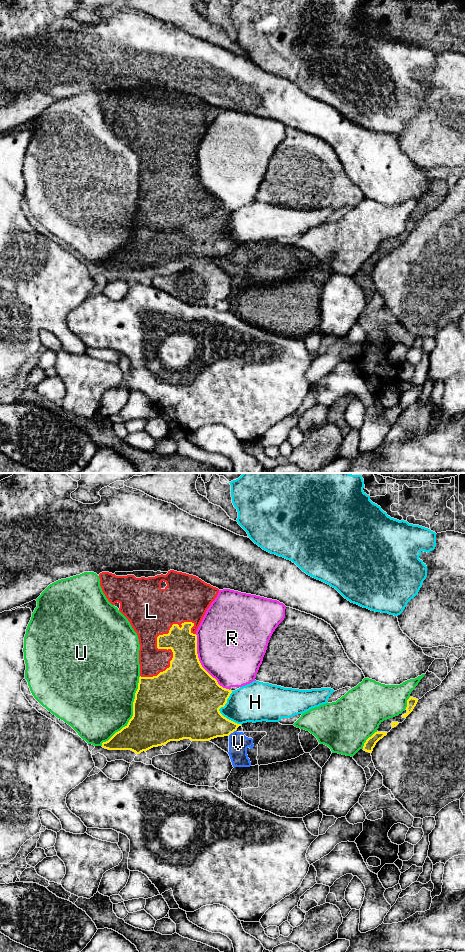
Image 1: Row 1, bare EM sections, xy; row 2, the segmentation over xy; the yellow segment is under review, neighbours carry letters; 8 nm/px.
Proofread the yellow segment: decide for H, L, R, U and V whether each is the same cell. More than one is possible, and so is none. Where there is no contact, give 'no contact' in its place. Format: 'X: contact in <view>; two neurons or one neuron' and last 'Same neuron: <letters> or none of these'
H: contact in xy; two neurons
L: contact in xy; one neuron
R: contact in xy; two neurons
U: contact in xy; two neurons
V: contact in xy; two neurons
Same neuron: L

